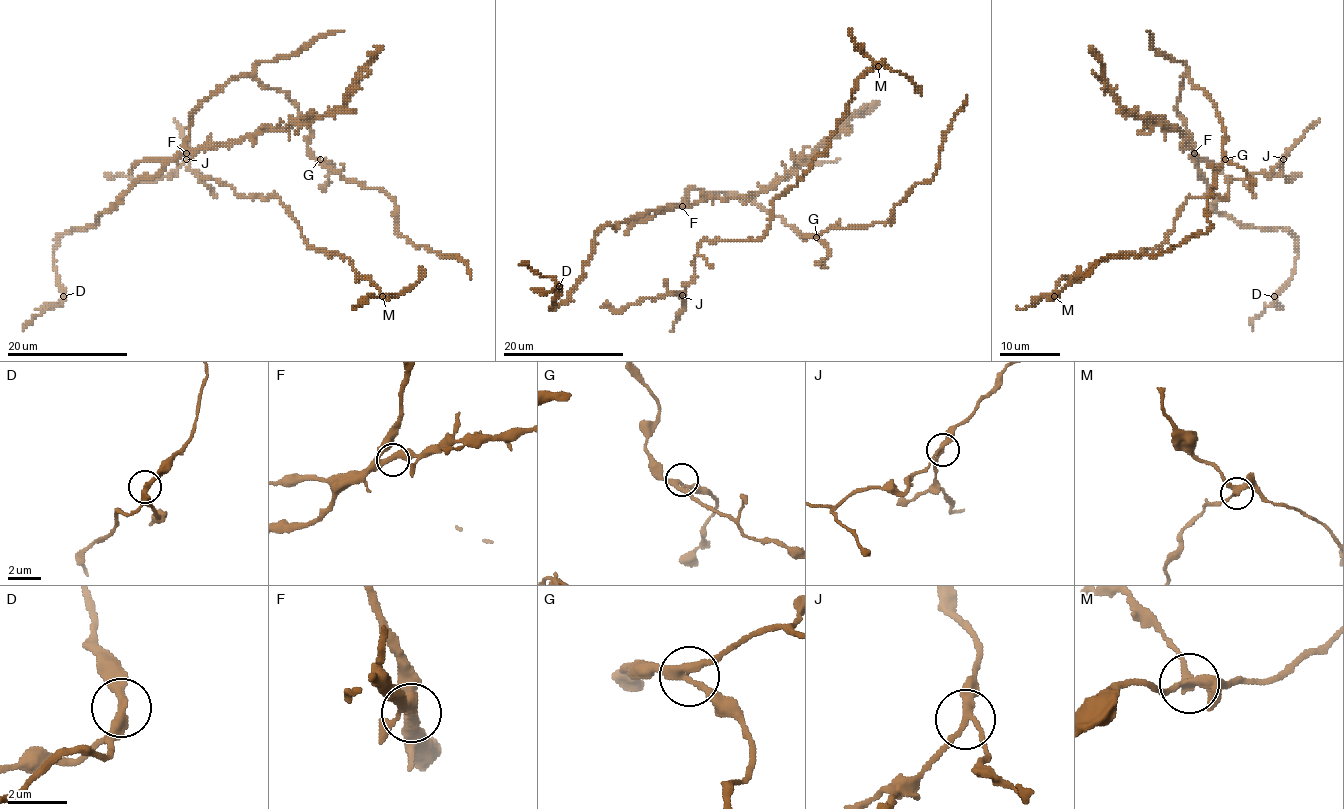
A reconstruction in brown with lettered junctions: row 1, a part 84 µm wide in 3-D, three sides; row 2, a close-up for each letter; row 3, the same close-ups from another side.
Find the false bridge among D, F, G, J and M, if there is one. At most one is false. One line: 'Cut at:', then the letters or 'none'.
Cut at: M

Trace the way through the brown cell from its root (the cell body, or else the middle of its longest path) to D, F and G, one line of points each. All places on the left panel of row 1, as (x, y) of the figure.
D: (400, 236), (390, 197), (312, 157), (284, 92), (232, 77), (155, 175), (59, 239), (63, 296)
F: (400, 236), (396, 203), (317, 162), (299, 109), (252, 77), (232, 77), (190, 113), (186, 153)
G: (400, 236), (396, 233), (396, 203), (390, 197), (376, 187), (362, 187), (346, 180), (320, 159)

